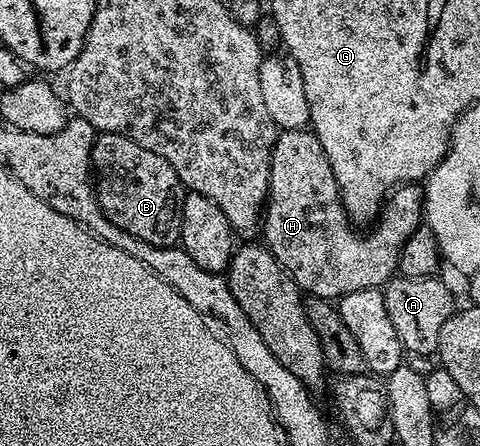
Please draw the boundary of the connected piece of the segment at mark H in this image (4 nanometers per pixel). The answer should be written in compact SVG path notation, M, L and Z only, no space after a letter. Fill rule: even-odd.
M311 130L299 131L281 131L276 138L276 145L272 151L272 165L270 166L270 186L268 187L268 198L266 207L262 213L262 240L269 252L274 254L274 258L280 263L288 272L289 278L300 287L301 293L307 294L309 297L318 300L331 300L333 302L339 301L341 296L350 294L354 290L366 290L367 288L383 289L388 281L397 275L400 267L400 251L406 242L406 238L410 238L410 234L414 234L414 230L418 230L422 226L424 220L424 190L419 183L402 184L395 188L390 193L387 200L384 202L384 207L380 209L379 216L376 217L370 230L363 236L363 231L357 230L350 223L344 203L340 197L340 191L336 185L334 178L334 170L330 170L330 158L326 158L326 154L322 150L322 142L316 136L316 133Z

